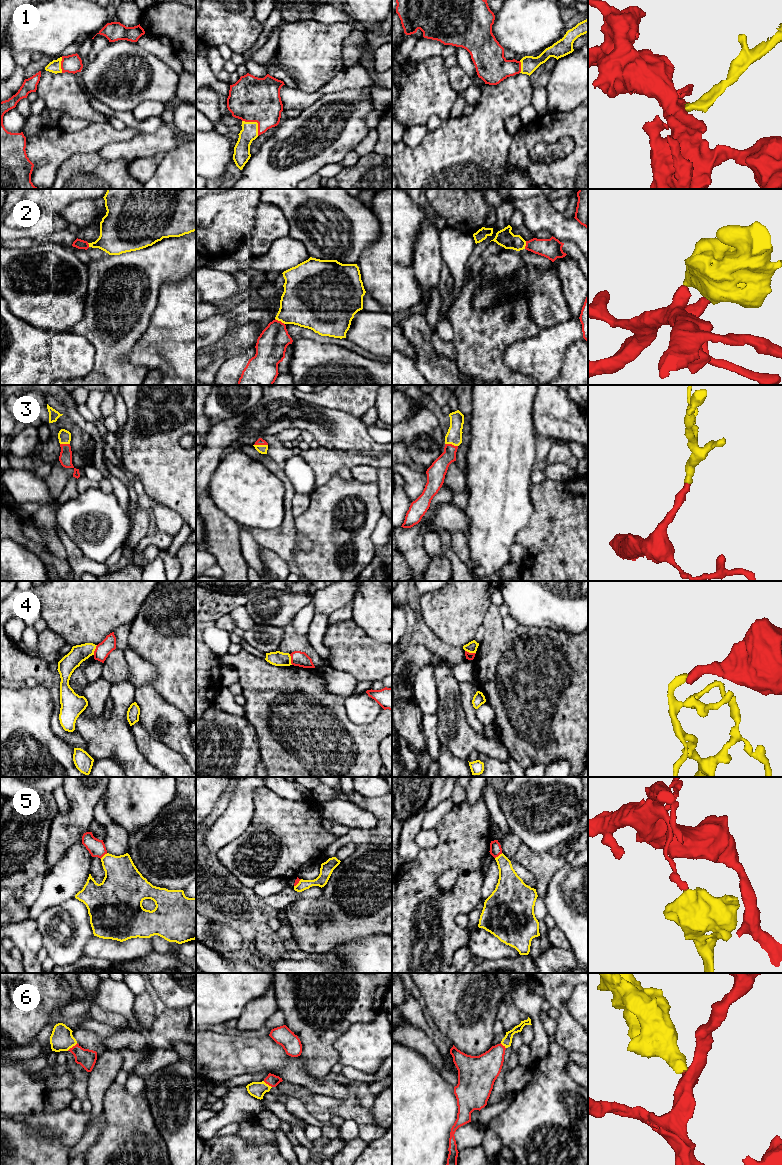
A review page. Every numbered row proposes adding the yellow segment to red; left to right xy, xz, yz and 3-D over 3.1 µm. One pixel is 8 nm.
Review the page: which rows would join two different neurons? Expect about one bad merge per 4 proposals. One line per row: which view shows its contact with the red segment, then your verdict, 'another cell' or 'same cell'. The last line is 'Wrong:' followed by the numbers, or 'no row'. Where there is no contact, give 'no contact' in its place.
1: contact in xz; same cell
2: contact in xz; same cell
3: contact in xz; same cell
4: contact in xz; another cell
5: contact in yz; another cell
6: contact in xy; same cell
Wrong: 4, 5

